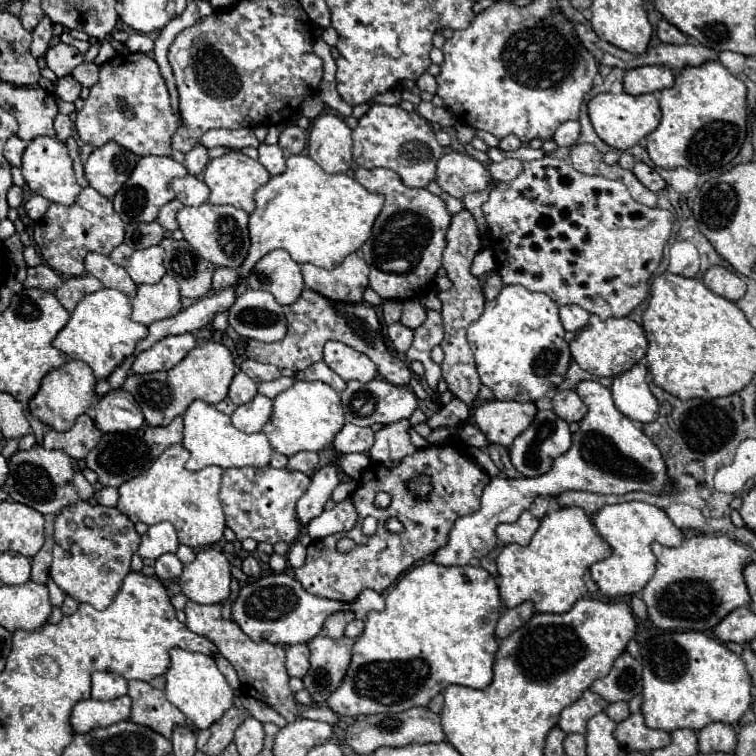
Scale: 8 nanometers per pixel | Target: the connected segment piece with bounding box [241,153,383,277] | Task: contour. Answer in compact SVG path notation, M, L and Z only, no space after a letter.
M299 153L287 159L285 173L271 177L267 185L257 189L255 203L257 209L249 217L251 249L241 265L243 277L273 249L289 251L291 259L297 263L333 269L371 237L375 217L383 207L383 195L367 191L347 173L329 175L311 157Z

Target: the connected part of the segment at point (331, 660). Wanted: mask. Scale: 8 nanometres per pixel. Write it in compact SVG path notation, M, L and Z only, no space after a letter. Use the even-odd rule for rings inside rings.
M317 635L309 641L311 669L303 677L303 685L309 691L313 703L323 705L341 685L343 673L351 661L351 647L353 641L349 637L331 639Z

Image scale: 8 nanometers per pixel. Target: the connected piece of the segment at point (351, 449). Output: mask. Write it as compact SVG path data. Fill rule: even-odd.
M345 423L345 427L339 431L339 435L333 441L333 449L339 455L363 453L369 451L371 445L373 445L373 431L369 427L357 427L351 423Z

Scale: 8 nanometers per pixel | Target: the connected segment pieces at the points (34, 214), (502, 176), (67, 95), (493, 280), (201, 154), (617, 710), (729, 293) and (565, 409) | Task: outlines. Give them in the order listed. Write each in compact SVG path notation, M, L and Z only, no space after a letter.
M33 195L33 197L25 203L27 215L29 215L31 219L35 219L35 221L43 217L43 213L47 211L47 207L49 207L49 201L47 201L45 197L41 197L41 195Z
M507 157L501 163L489 163L487 171L491 173L491 177L495 181L511 181L511 179L515 179L523 171L523 163L519 159Z
M67 75L67 77L57 81L55 93L63 101L75 101L79 97L79 93L81 93L81 85L79 85L79 81L73 75Z
M491 273L491 275L487 277L487 281L485 281L485 287L483 287L483 291L485 291L485 299L487 299L487 301L495 299L495 297L499 295L501 289L503 289L503 281L501 281L499 273Z
M197 145L195 149L191 149L185 155L185 167L191 175L201 175L205 171L207 163L209 163L209 149L203 145Z
M617 701L617 703L609 703L609 707L605 709L605 715L611 717L613 721L623 721L629 717L629 705L625 701Z
M725 267L707 269L707 273L703 275L703 283L715 295L721 295L721 297L725 297L729 301L739 301L747 291L745 281L739 275L727 271Z
M557 391L553 397L553 413L567 423L579 423L587 415L587 407L575 391Z

